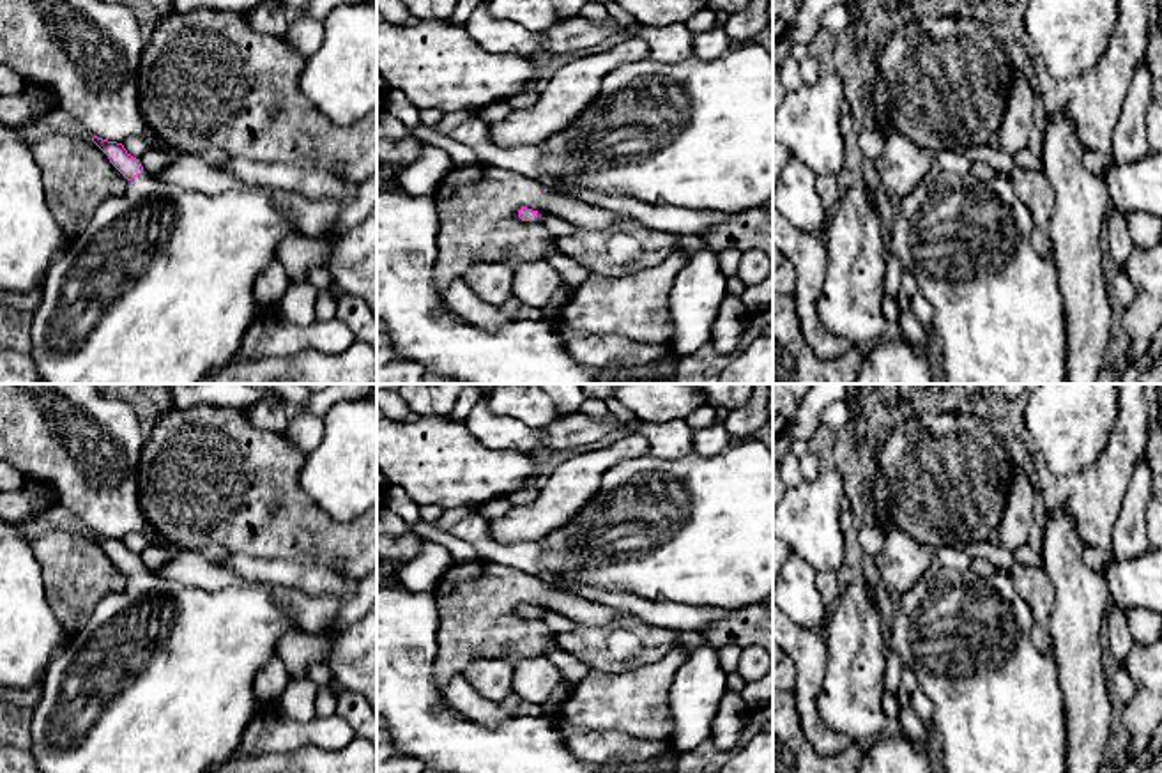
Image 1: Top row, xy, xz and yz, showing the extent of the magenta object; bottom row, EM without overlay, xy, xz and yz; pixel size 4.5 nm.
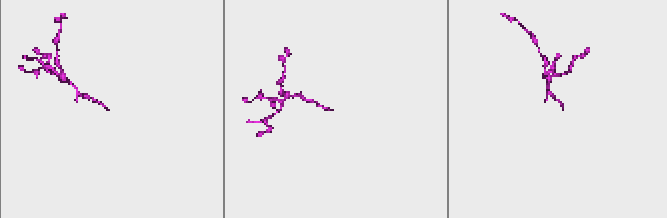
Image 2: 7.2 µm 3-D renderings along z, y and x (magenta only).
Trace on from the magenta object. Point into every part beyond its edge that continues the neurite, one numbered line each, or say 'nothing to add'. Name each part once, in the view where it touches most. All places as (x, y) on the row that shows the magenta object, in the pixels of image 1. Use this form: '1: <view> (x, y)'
1: xy (158, 289)

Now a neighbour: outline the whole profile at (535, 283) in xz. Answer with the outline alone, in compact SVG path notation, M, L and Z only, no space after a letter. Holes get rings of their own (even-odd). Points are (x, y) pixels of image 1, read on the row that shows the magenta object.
M543 258L536 262L522 262L513 267L511 295L524 306L538 308L547 318L554 318L552 299L562 283L561 274Z

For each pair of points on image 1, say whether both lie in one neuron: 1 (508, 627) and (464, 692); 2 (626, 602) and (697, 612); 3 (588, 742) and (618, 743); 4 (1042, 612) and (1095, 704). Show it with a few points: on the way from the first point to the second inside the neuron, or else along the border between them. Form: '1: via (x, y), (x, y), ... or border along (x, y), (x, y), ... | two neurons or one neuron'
1: border along (462, 673), (455, 674), (441, 688) | two neurons
2: via (644, 611), (680, 612) | one neuron
3: via (595, 743), (611, 743) | one neuron
4: border along (1049, 579), (1049, 642), (1053, 658) | two neurons

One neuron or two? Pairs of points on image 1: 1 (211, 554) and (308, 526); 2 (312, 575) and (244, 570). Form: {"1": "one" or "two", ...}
{"1": "two", "2": "one"}

